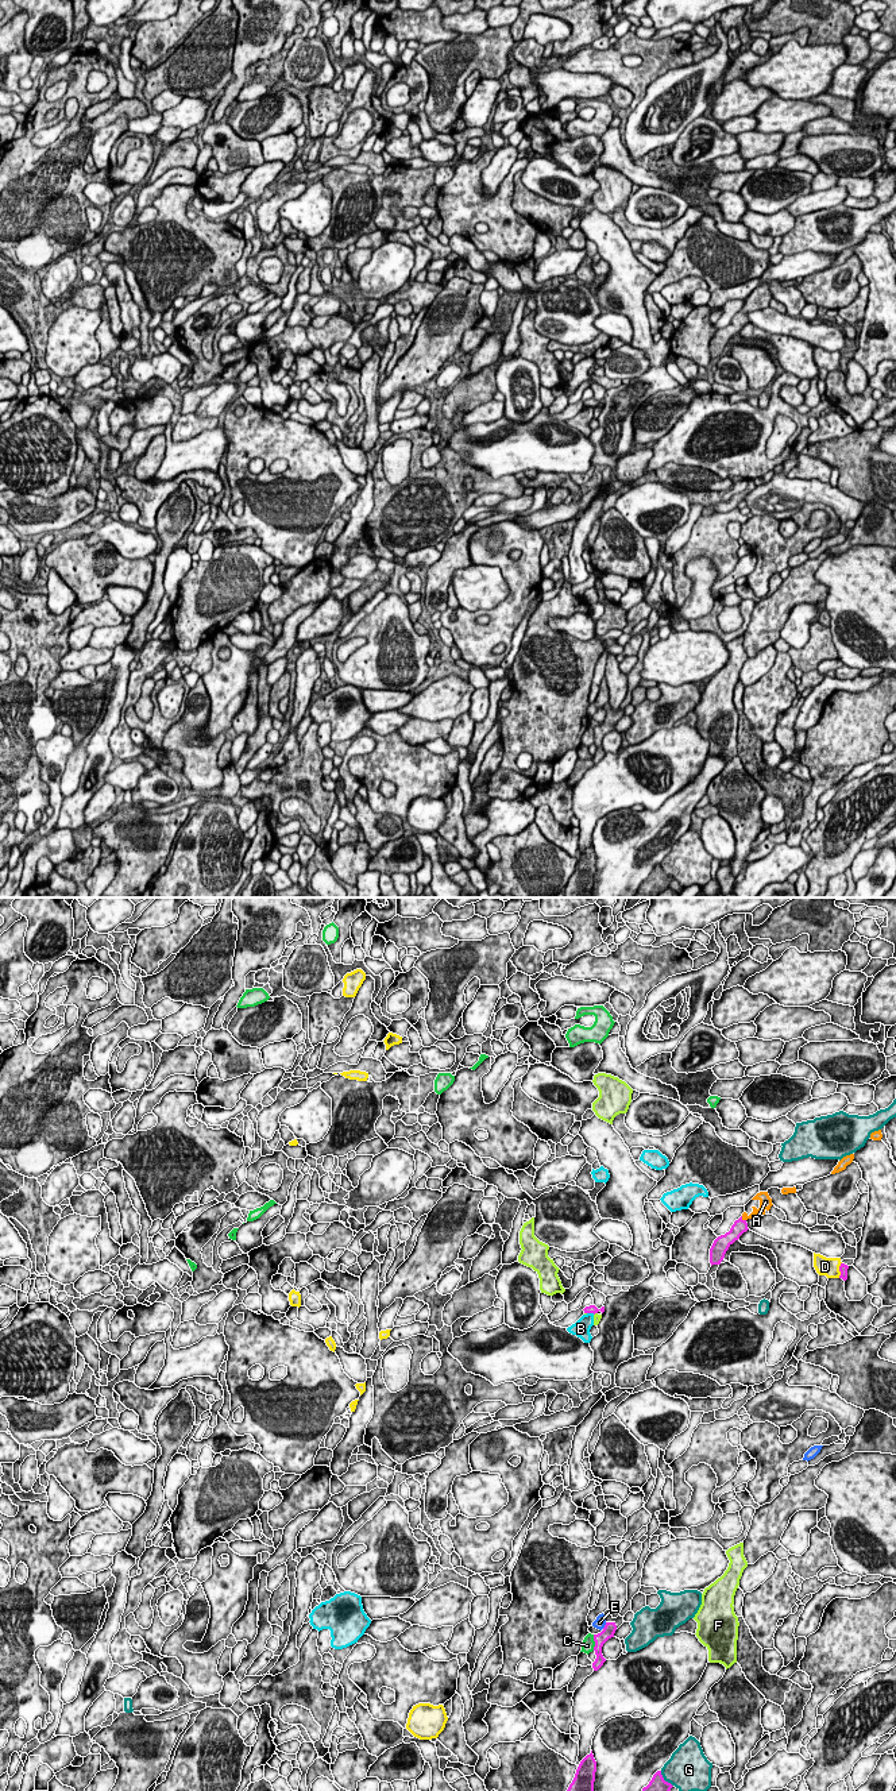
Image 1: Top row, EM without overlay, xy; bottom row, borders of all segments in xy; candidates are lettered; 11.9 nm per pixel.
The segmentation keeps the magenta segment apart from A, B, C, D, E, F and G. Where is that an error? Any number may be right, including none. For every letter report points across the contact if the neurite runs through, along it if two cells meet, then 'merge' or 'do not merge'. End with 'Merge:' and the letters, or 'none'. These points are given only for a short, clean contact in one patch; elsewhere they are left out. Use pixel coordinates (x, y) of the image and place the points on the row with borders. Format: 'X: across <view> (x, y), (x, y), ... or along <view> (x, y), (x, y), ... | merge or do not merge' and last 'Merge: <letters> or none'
A: across xy (740, 1226), (744, 1220), (756, 1211), (761, 1211) | merge
B: along xy (587, 1312), (594, 1313) | do not merge
C: along xy (593, 1635), (594, 1649) | do not merge
D: do not merge
E: do not merge
F: do not merge
G: do not merge
Merge: A

